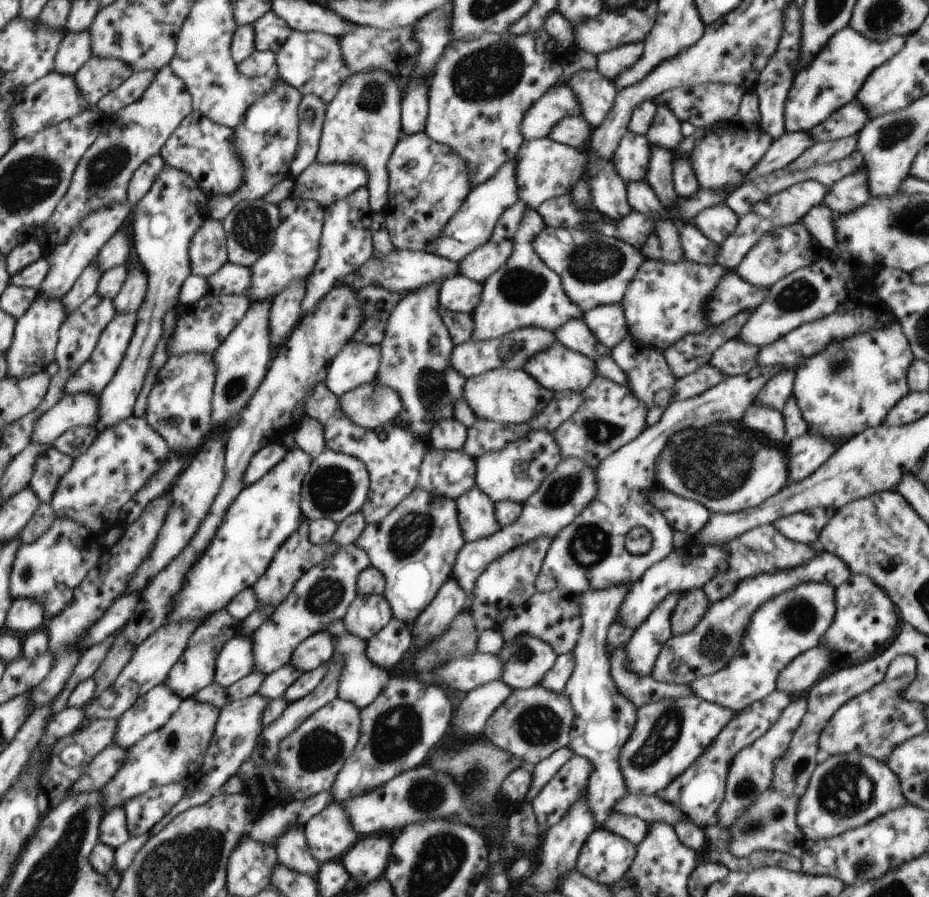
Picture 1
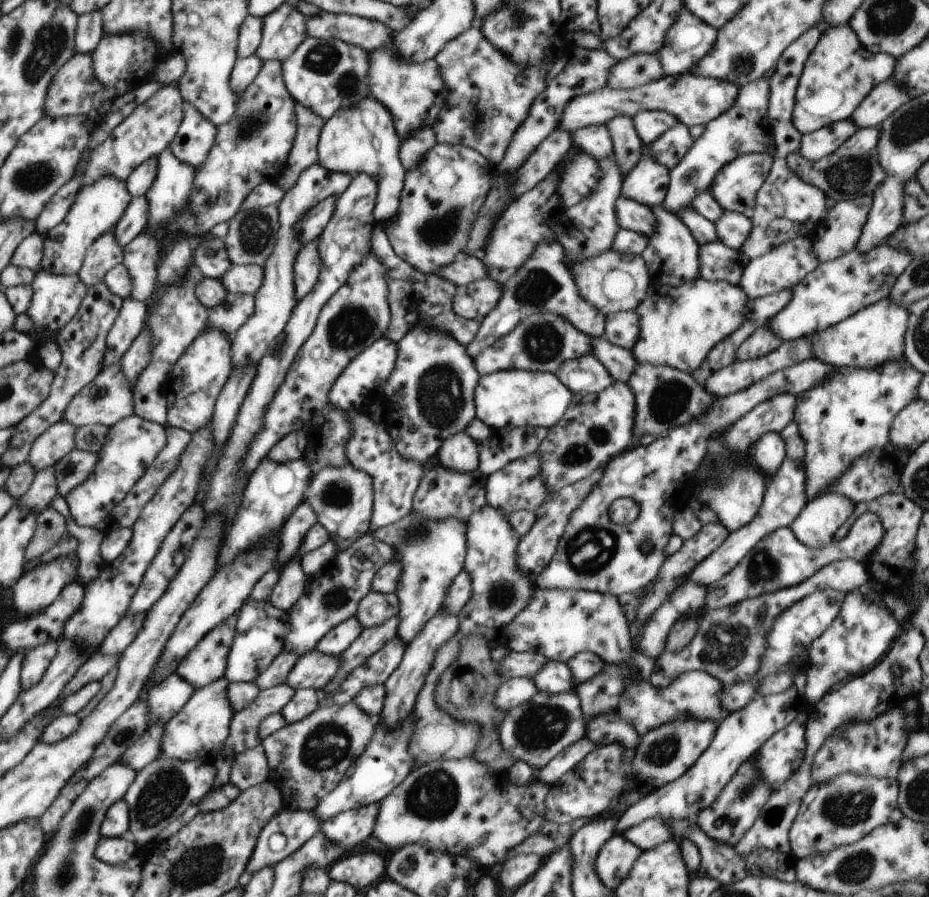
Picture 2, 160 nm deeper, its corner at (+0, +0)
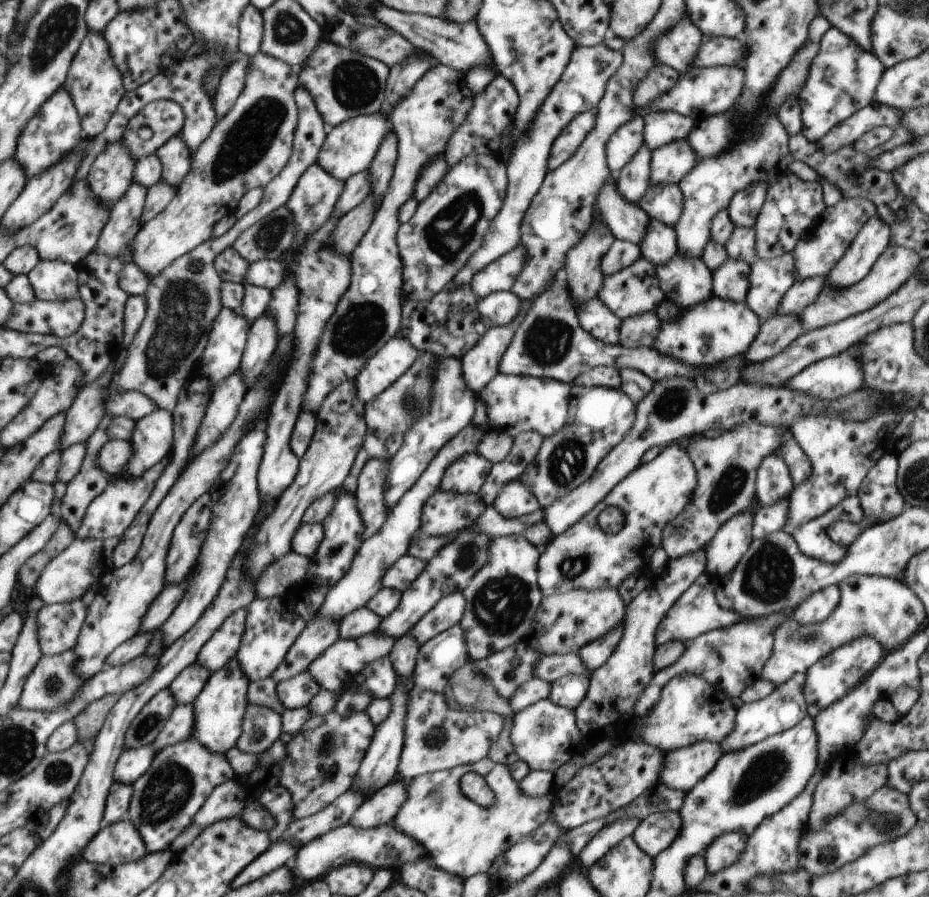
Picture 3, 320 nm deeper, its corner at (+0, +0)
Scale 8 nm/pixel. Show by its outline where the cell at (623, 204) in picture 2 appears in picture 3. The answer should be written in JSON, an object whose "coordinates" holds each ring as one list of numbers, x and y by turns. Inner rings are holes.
{"coordinates":[[651,219,642,241,641,253,653,265,665,265,677,254,677,234,674,228]]}

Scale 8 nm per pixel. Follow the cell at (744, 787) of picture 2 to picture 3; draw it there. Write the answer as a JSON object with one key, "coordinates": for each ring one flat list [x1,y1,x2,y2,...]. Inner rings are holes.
{"coordinates":[[726,834,714,840,714,844,710,844,706,854,703,854,707,871,709,873,720,872,732,866,742,856,746,845,747,838,740,834]]}

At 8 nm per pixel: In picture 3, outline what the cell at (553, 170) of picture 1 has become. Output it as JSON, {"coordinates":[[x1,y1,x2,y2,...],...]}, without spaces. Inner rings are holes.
{"coordinates":[[606,181,596,198,596,212,602,214,604,222,616,239,640,246,651,223,651,218,638,205,627,203,617,191,617,184]]}

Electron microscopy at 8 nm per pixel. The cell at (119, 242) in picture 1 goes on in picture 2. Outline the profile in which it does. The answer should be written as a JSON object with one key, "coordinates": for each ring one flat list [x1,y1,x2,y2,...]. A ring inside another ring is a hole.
{"coordinates":[[147,195,132,197,123,217,114,228,116,240,122,248,146,228,148,219,149,202]]}

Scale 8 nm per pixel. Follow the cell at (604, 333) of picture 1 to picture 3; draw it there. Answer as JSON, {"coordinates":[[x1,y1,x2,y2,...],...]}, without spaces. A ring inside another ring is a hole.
{"coordinates":[[655,311,625,318,621,322,619,344,623,347,650,347,655,343,661,320]]}

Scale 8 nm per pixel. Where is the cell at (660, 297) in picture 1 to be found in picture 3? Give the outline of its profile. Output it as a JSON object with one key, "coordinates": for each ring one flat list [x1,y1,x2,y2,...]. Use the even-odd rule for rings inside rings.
{"coordinates":[[712,294,706,302,691,309,679,308,679,317,675,321,661,321,655,343,650,347,691,367,716,365,739,355,744,356,760,325,759,316,745,302,725,301]]}

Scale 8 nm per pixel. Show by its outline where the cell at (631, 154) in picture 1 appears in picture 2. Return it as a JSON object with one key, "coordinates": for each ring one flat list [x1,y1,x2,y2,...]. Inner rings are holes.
{"coordinates":[[645,144,640,163,621,181,621,194,649,207,662,207,669,180,669,170,653,160]]}

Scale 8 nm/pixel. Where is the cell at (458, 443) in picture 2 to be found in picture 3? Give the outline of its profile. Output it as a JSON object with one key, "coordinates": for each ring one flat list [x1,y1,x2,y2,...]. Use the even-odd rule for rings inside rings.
{"coordinates":[[477,452,463,455,445,470,439,488,454,495,478,495,492,465]]}

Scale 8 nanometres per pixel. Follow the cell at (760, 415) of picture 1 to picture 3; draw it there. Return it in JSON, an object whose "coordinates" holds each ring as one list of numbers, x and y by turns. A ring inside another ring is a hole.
{"coordinates":[[768,455,757,470,755,494,762,507,771,507,788,499,795,484,786,463,778,456]]}

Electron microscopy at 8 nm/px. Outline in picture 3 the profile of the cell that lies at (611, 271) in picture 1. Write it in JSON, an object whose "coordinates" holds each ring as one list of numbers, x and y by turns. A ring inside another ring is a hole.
{"coordinates":[[643,256,636,260,634,264,623,268,612,276,604,277,603,285,597,294,597,298,622,320,634,315,656,312,659,304,666,300,660,288,655,266]]}

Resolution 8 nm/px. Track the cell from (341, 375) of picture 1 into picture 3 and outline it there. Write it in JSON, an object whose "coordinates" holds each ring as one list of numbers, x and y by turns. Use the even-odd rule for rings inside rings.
{"coordinates":[[406,338,389,340,367,360,355,378,357,395,365,404,394,384,418,358,418,350]]}

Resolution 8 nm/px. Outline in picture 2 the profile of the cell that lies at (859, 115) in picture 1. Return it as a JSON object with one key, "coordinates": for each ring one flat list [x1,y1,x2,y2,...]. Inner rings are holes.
{"coordinates":[[888,77,866,95,850,119,858,129,881,125,887,116,912,98,902,85]]}

